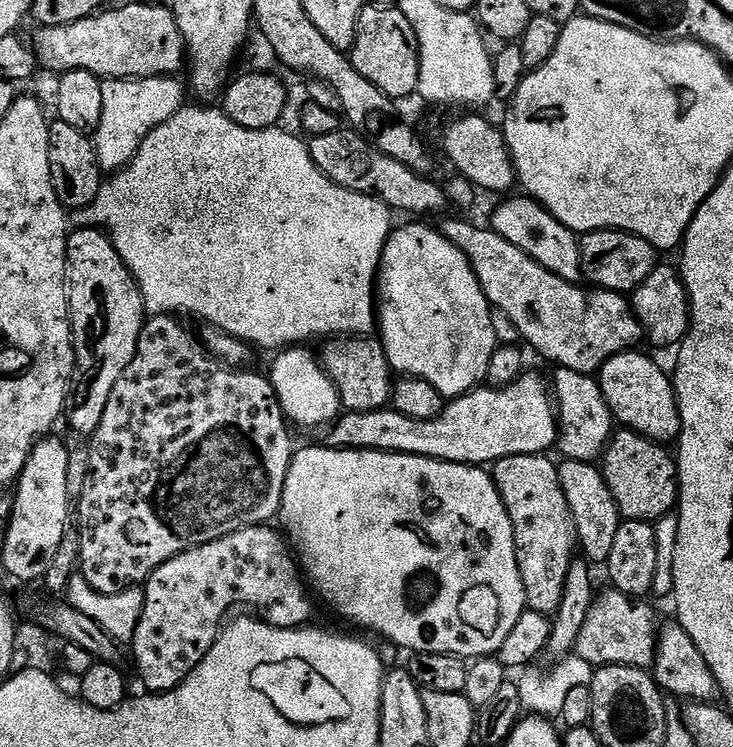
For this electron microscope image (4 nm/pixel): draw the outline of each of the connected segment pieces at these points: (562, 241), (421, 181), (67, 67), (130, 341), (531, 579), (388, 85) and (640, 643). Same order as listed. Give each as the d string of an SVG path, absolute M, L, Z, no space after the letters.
M513 195L511 198L504 198L496 208L496 213L492 216L490 227L493 232L497 232L506 242L518 246L522 254L529 256L538 266L558 274L571 284L580 284L582 277L580 275L580 242L581 237L577 233L571 232L550 210L546 210L536 200L529 198L527 195Z
M341 126L334 130L334 134L311 137L308 149L318 170L322 170L330 182L358 194L377 196L393 213L413 212L416 215L413 217L428 218L431 212L449 211L448 195L444 193L443 183L435 184L432 178L411 172L402 166L402 162L394 162L394 158L382 154L382 150L363 140L351 127Z
M124 4L121 8L109 7L107 10L101 10L94 16L87 16L78 22L70 22L66 26L50 26L45 28L43 26L37 27L36 33L30 36L30 43L36 50L36 59L41 69L49 68L50 71L56 72L55 74L63 74L66 72L73 72L74 70L86 70L90 74L101 77L104 80L141 80L142 78L154 78L155 76L171 76L177 75L176 71L180 67L185 67L186 64L186 49L184 46L184 36L178 30L178 22L176 15L172 12L171 7L160 4Z
M76 228L68 237L68 316L72 319L72 345L76 351L76 373L68 393L66 421L84 438L91 437L102 422L114 382L134 358L146 313L144 299L126 262L118 254L108 233L99 228Z
M544 454L502 458L491 465L490 475L506 506L506 514L510 514L516 543L516 557L524 583L524 599L527 607L533 612L552 614L560 606L562 590L566 582L566 570L570 570L572 561L577 555L578 541L574 518L570 514L570 506L566 506L566 494L562 494L560 469L557 461L547 460L548 458Z
M369 3L361 10L350 59L354 70L358 70L358 74L362 74L366 82L374 82L374 86L378 86L378 90L382 90L382 94L392 100L403 102L407 96L417 95L420 47L414 34L414 26L410 26L410 18L402 14L399 6L379 8Z
M615 590L607 591L601 591L592 604L586 626L582 626L582 634L578 634L575 655L590 662L593 669L604 668L608 664L651 669L656 663L658 635L655 610L647 604L647 599L624 596Z

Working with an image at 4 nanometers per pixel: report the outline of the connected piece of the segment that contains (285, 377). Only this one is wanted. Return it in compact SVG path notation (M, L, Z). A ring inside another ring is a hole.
M289 346L279 353L272 364L270 379L278 394L285 417L300 428L320 428L331 425L341 415L340 395L334 382L324 373L324 365L304 346Z

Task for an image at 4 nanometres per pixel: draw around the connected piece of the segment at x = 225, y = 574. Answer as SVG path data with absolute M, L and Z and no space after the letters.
M268 524L234 530L226 534L226 538L199 544L162 562L158 570L148 575L143 585L144 603L140 606L140 615L136 617L136 626L131 629L130 636L132 656L136 659L140 680L148 687L145 689L149 693L159 694L177 688L200 665L202 658L206 658L235 608L244 607L244 610L275 628L302 628L313 623L309 585L298 567L289 541L277 529L276 532Z

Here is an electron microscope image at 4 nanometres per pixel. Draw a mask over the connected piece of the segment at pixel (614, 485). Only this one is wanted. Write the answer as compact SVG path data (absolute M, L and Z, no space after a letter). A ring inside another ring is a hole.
M629 430L617 431L604 449L602 471L624 520L655 522L677 507L680 499L678 464L673 453L671 456L667 450L663 443Z

